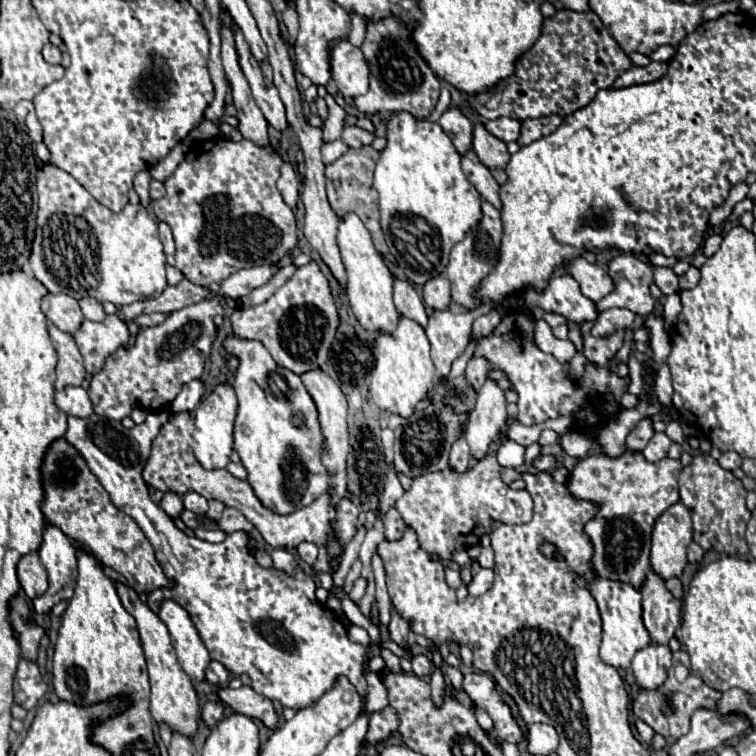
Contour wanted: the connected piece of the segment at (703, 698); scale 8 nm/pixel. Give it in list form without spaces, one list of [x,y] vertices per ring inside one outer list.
[[[673,667],[669,669],[669,677],[665,681],[665,685],[661,685],[661,689],[655,691],[641,691],[635,701],[633,701],[633,713],[643,719],[647,725],[653,727],[655,733],[663,735],[663,737],[681,737],[689,731],[689,719],[693,715],[693,711],[697,711],[699,707],[705,709],[715,709],[717,699],[721,697],[719,691],[707,687],[695,673],[689,673],[685,681],[677,681],[673,675]]]

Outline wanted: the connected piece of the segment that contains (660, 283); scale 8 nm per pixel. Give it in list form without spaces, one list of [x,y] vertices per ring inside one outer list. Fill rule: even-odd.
[[[655,267],[655,285],[665,295],[671,295],[679,291],[679,277],[669,267]]]

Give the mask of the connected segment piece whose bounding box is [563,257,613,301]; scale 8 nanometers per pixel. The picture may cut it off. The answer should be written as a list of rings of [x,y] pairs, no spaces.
[[[583,257],[569,259],[563,267],[579,283],[581,293],[585,297],[589,297],[591,301],[599,301],[601,297],[605,297],[607,293],[613,291],[613,281],[609,281],[607,271],[595,263],[585,261]]]

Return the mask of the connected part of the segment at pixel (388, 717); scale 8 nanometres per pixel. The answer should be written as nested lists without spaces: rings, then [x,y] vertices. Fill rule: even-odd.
[[[385,707],[381,711],[375,711],[369,715],[369,729],[365,735],[365,745],[377,745],[391,737],[399,727],[399,717],[393,707]]]

